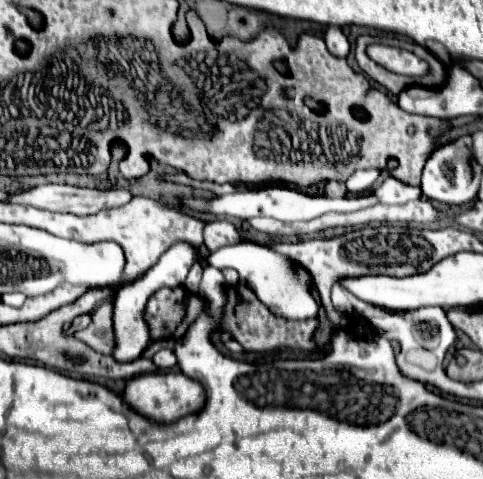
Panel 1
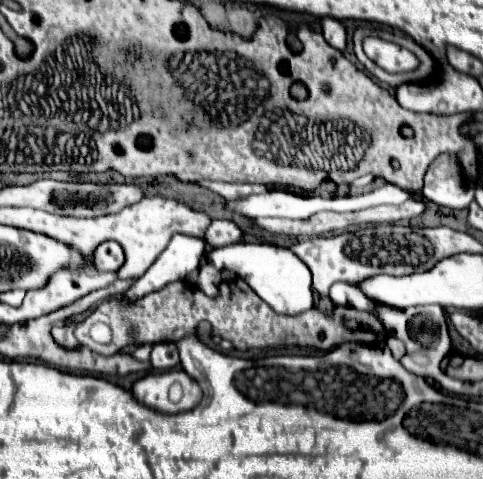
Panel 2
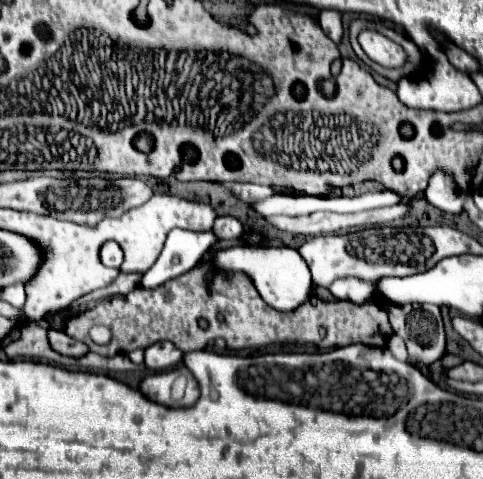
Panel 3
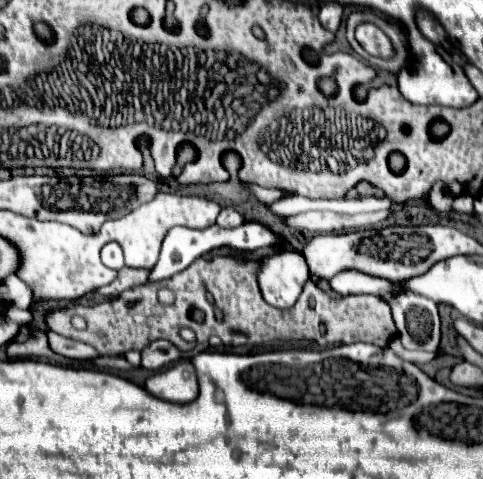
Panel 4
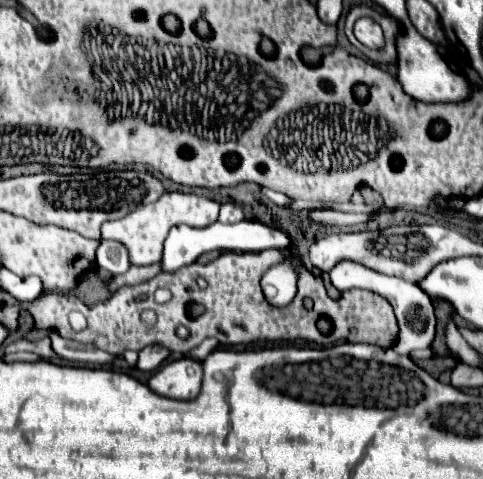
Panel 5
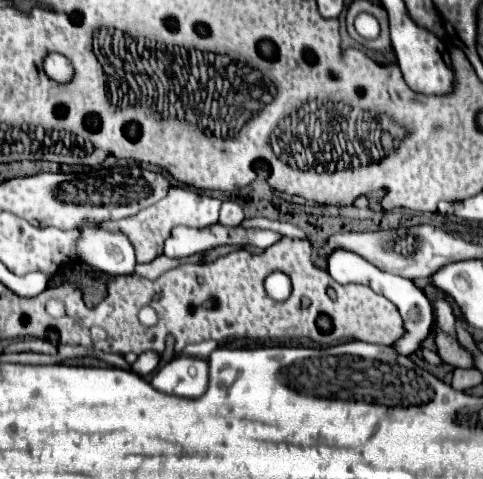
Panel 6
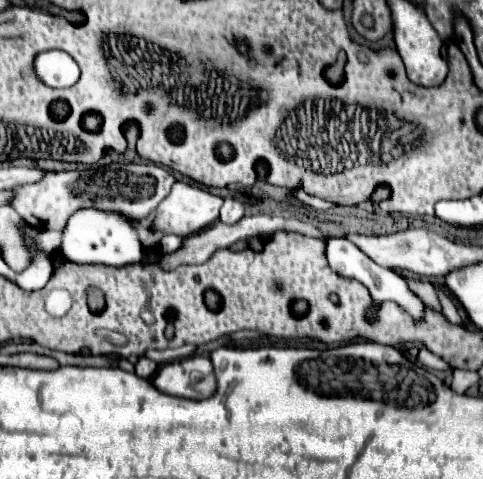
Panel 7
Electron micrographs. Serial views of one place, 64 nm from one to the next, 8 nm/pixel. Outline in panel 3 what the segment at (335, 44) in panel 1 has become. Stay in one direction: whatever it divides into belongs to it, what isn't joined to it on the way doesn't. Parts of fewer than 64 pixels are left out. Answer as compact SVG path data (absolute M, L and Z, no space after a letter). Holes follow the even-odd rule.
M320 12L320 26L322 26L324 34L332 42L340 44L344 30L342 30L342 22L340 22L340 14L338 12Z

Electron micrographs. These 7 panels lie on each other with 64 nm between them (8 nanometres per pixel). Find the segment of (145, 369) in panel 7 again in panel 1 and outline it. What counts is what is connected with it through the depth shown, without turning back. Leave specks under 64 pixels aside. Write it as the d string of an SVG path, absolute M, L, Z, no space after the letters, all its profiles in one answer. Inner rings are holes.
M160 350L154 354L154 364L160 368L160 370L170 370L176 366L176 356L172 350Z

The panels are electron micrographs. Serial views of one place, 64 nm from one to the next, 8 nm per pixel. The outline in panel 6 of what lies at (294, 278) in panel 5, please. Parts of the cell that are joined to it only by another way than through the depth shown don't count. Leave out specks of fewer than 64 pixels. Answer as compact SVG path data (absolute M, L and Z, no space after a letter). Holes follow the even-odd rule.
M280 270L272 272L272 276L268 276L264 280L264 288L266 288L268 296L272 300L276 300L276 302L284 302L292 294L292 282L290 282L290 278L284 272L280 272Z

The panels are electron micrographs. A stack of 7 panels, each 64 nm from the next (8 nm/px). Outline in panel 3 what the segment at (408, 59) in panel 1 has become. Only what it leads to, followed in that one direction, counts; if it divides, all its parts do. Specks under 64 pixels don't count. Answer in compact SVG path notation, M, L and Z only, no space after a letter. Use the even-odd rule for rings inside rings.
M374 30L360 32L358 42L360 42L362 50L368 54L368 58L372 58L374 62L378 62L384 68L402 68L408 60L408 56L400 44L392 42L390 38L382 36Z

